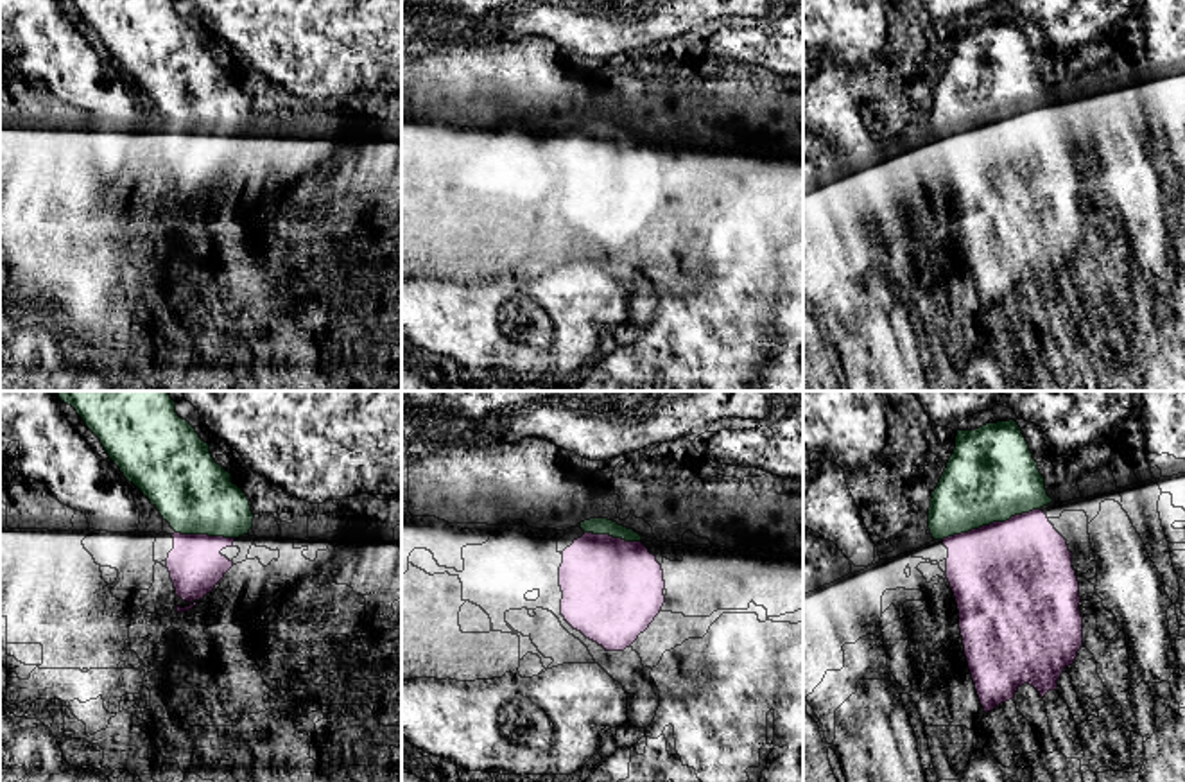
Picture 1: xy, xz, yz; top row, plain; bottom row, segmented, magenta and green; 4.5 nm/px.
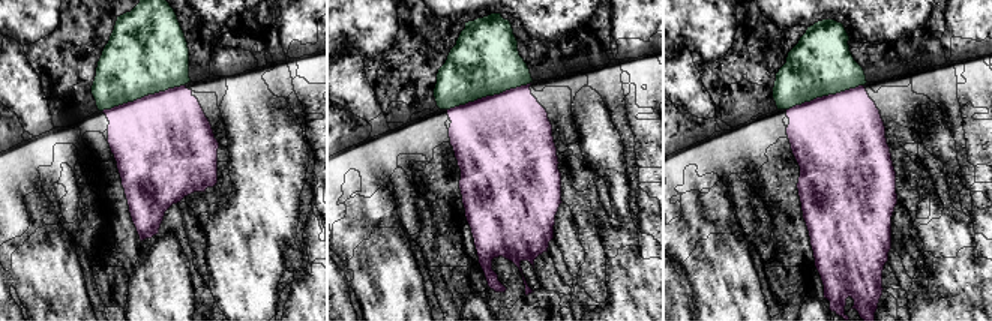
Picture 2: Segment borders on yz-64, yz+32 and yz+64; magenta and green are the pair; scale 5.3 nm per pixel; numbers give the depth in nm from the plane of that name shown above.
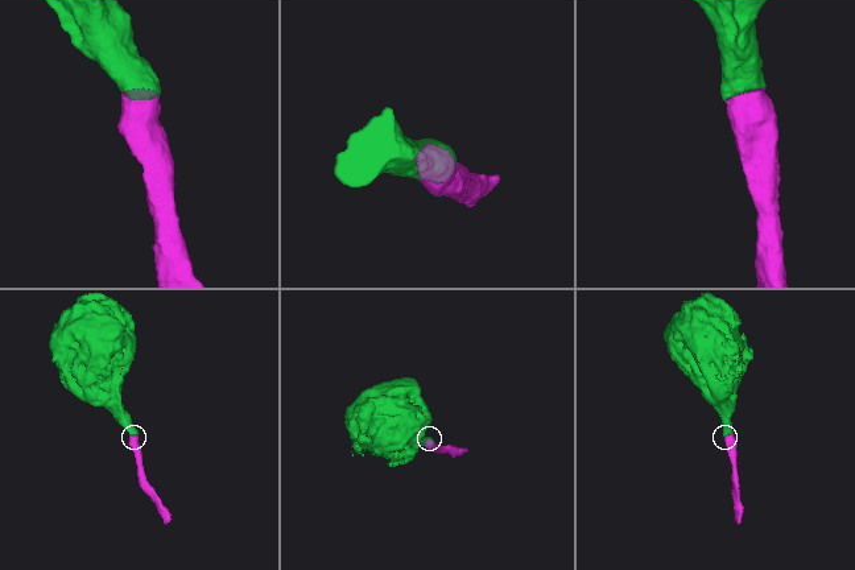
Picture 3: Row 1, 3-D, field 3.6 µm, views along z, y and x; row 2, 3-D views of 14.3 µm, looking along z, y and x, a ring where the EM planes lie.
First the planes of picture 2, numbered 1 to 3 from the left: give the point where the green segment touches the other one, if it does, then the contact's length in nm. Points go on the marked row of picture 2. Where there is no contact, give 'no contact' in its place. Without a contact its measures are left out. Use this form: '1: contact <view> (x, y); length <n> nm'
1: contact yz-64 (123, 104); length 260 nm
2: contact yz+32 (488, 96); length 480 nm
3: contact yz+64 (824, 96); length 440 nm

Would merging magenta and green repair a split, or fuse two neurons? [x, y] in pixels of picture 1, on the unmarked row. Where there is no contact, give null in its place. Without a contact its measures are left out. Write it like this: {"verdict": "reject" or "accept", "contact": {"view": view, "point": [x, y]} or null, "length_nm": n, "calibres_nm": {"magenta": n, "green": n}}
{"verdict": "accept", "contact": {"view": "yz", "point": [990, 122]}, "length_nm": 460, "calibres_nm": {"magenta": 500, "green": 400}}

